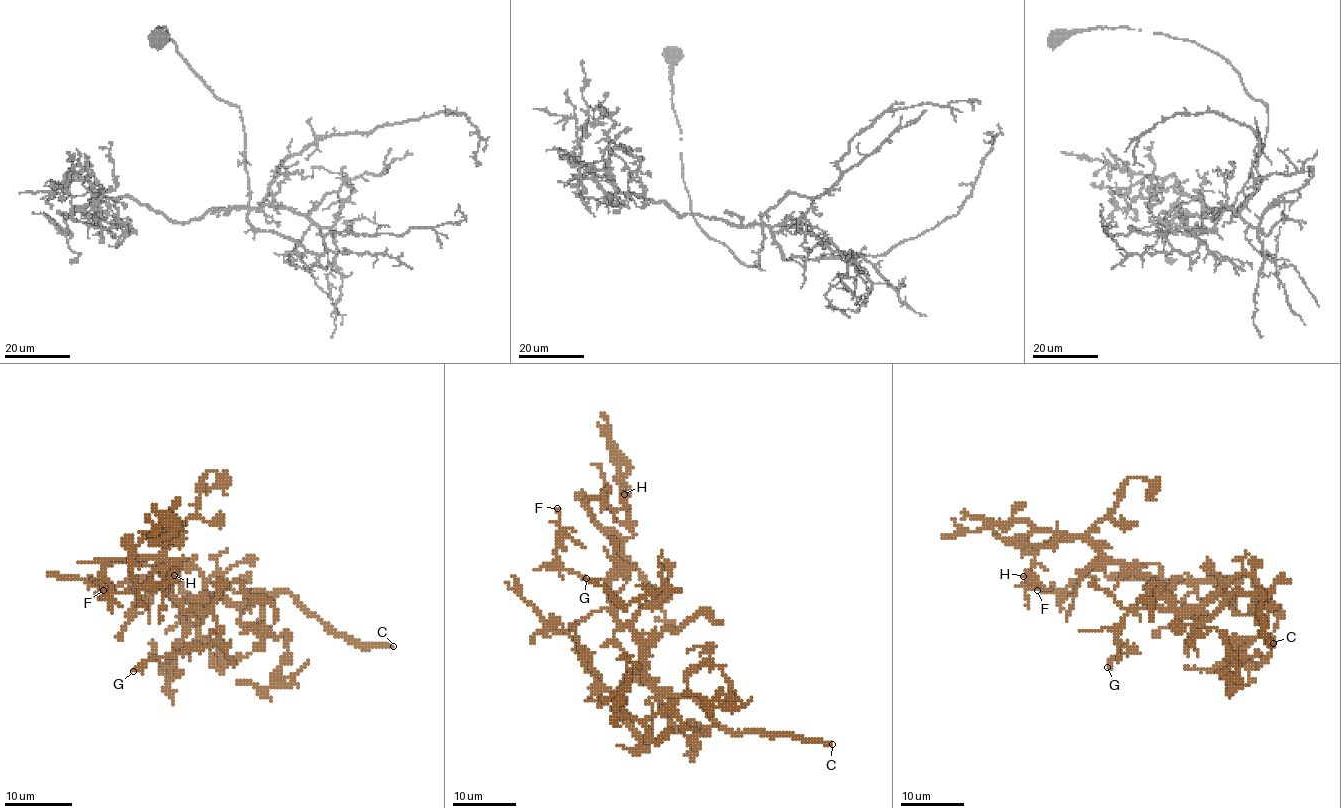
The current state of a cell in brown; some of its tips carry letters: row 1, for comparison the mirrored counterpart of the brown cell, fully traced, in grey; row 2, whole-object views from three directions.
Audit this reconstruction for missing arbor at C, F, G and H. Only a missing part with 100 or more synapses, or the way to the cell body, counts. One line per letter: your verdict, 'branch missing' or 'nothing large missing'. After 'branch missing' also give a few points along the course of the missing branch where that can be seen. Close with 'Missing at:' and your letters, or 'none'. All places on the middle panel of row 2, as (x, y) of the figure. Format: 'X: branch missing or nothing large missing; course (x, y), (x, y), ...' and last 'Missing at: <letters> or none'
C: branch missing
F: nothing large missing
G: nothing large missing
H: nothing large missing
Missing at: C

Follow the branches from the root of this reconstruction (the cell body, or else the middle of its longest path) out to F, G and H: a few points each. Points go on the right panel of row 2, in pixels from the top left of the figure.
F: (1168, 609), (1157, 604), (1157, 588), (1146, 577), (1131, 574), (1109, 560), (1096, 561), (1063, 591), (1037, 590)
G: (1168, 609), (1157, 606), (1133, 609), (1125, 617), (1117, 636), (1122, 644), (1133, 651), (1118, 652), (1107, 667)
H: (1168, 609), (1146, 577), (1075, 536), (1037, 552), (1026, 585), (1039, 582), (1023, 576)

